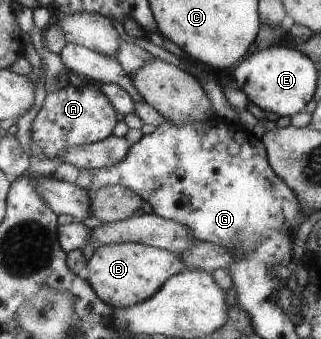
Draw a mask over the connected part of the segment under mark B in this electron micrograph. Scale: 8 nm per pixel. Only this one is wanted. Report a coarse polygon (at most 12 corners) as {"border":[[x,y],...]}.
{"border":[[99,246],[87,278],[113,308],[153,297],[188,270],[166,249]]}

